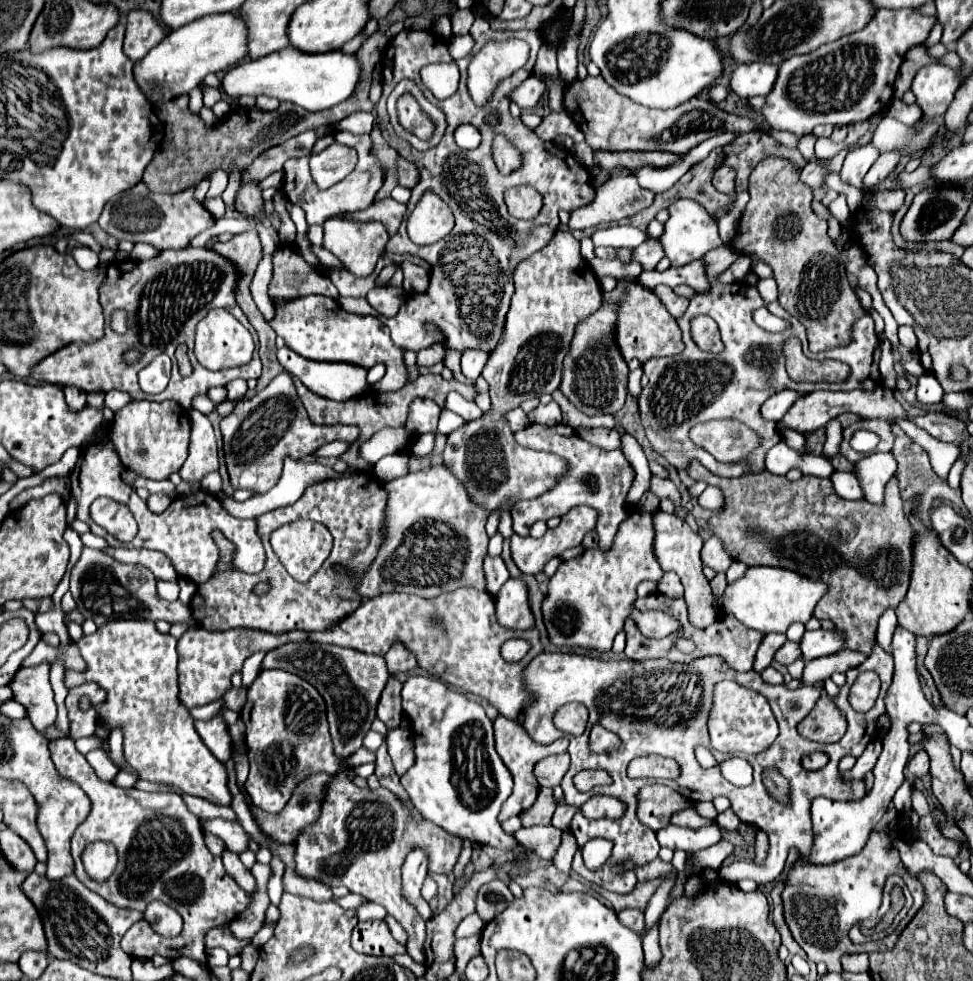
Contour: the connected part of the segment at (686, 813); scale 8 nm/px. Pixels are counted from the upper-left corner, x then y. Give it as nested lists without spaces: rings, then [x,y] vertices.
[[[687,807],[687,809],[681,809],[677,813],[671,815],[671,825],[681,825],[681,827],[691,827],[691,829],[699,829],[699,827],[705,827],[705,825],[711,825],[713,821],[711,819],[703,819],[697,815],[697,811],[693,807]]]

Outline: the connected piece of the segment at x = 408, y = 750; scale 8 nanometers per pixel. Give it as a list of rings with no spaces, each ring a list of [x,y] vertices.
[[[403,729],[389,731],[389,735],[387,735],[387,747],[389,747],[389,755],[393,759],[393,767],[395,767],[397,775],[403,777],[407,773],[407,769],[415,763],[411,733],[403,731]]]

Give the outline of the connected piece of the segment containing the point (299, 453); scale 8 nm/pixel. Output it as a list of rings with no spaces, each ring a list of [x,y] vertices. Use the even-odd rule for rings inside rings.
[[[287,371],[279,373],[263,391],[259,391],[249,401],[239,401],[233,413],[221,419],[221,433],[223,433],[227,471],[233,487],[251,489],[253,493],[267,493],[273,485],[277,485],[285,457],[303,459],[329,441],[335,439],[355,441],[359,437],[359,429],[355,427],[313,425],[295,393],[293,381]],[[247,449],[259,449],[259,451],[249,453]]]

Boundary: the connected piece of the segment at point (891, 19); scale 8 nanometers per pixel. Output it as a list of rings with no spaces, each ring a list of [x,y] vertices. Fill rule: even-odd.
[[[877,9],[871,21],[861,31],[855,31],[837,41],[825,43],[817,51],[789,57],[779,67],[777,81],[771,93],[767,95],[765,105],[761,107],[765,121],[775,131],[791,131],[797,137],[803,137],[803,135],[809,135],[815,125],[825,125],[825,123],[851,125],[855,121],[867,121],[869,117],[883,113],[893,97],[893,81],[905,59],[907,49],[913,45],[921,45],[927,39],[935,21],[937,21],[935,17],[921,15],[915,9],[899,9],[899,11]]]

